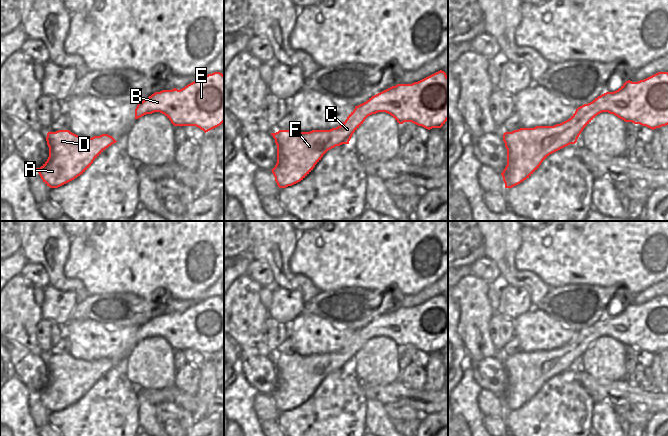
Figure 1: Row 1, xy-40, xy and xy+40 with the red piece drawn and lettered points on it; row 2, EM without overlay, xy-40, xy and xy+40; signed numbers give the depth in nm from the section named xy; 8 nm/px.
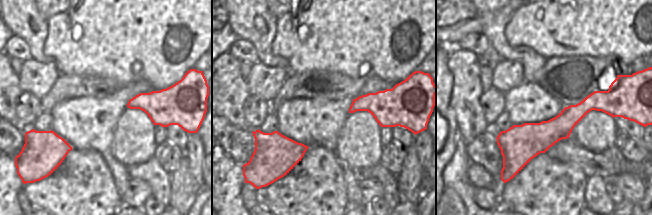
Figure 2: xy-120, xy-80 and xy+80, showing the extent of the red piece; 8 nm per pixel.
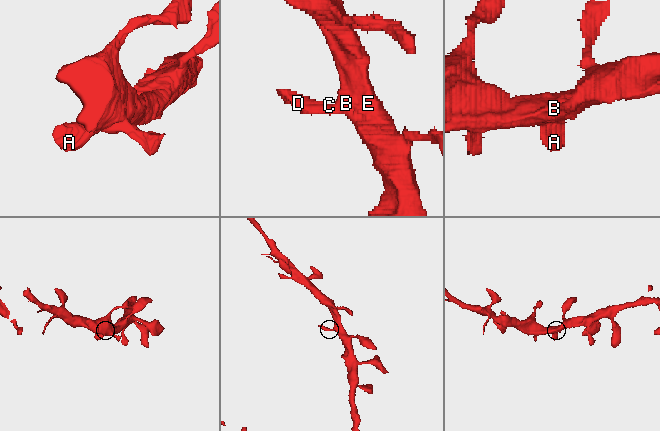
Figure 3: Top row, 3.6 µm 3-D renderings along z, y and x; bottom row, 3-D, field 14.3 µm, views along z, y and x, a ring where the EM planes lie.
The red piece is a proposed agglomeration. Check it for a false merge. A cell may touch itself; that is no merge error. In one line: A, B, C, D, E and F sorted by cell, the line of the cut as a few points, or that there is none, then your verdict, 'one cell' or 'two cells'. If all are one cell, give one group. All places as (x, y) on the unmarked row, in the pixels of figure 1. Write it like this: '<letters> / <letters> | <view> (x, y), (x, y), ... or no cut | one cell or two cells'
A B C D E F | no cut | one cell

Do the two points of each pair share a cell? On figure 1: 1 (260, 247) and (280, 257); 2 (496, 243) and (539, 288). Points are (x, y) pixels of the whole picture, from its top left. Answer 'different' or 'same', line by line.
1: same
2: same

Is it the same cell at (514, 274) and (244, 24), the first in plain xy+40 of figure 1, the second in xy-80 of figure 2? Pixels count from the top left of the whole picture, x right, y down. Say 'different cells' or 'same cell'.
same cell

